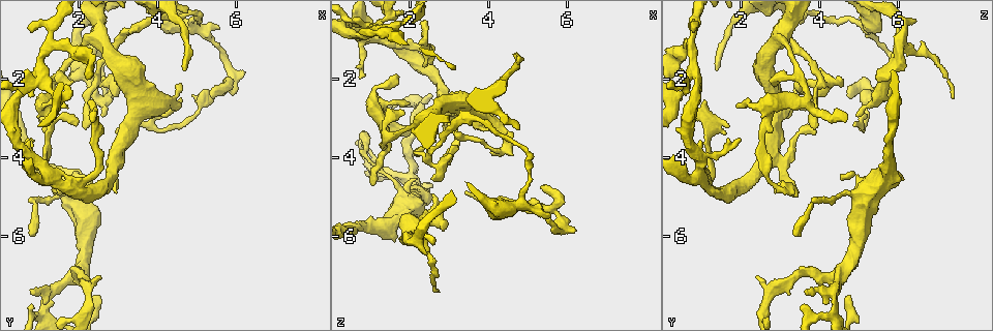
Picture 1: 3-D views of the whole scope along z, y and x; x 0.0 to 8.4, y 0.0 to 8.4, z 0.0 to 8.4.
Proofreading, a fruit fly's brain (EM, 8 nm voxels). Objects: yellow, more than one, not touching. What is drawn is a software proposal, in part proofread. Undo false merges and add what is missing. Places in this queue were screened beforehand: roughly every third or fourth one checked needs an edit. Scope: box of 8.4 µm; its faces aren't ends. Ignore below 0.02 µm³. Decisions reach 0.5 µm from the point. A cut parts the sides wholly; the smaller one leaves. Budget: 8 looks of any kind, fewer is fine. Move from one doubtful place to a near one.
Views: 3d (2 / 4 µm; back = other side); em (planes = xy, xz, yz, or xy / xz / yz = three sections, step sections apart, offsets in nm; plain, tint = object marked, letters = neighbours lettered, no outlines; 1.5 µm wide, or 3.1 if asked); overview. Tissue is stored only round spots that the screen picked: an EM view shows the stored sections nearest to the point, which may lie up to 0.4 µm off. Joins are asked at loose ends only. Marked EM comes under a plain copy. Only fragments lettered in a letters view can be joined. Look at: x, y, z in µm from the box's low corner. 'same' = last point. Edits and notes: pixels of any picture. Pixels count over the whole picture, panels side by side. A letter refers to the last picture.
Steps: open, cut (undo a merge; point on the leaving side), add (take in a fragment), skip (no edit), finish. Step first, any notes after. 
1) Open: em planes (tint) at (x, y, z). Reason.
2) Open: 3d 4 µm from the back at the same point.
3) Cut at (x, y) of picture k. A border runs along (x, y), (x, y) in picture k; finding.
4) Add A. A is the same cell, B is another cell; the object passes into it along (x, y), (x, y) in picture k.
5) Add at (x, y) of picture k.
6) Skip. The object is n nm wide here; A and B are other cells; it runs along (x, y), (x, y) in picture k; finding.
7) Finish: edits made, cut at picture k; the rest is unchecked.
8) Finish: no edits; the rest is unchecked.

Open: em planes (letters) at (2.20, 4.45, 4.50). Tapers out.

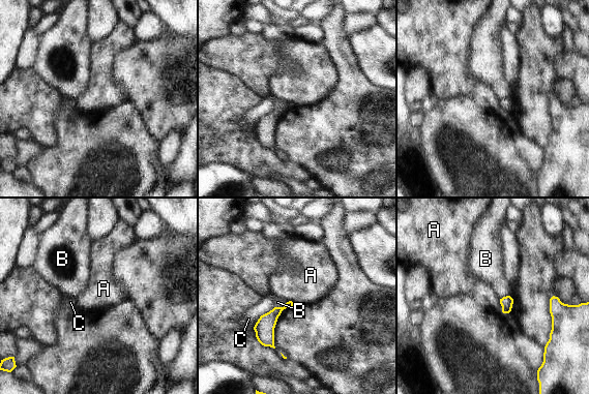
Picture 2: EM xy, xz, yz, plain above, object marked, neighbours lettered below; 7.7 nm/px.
Skip. A, B and C are other cells; a border runs along (499, 299), (502, 311) in picture 2; none of them fits.

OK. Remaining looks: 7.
Open: 3d 2 µm at (1.35, 2.55, 3.60). Arms part here.

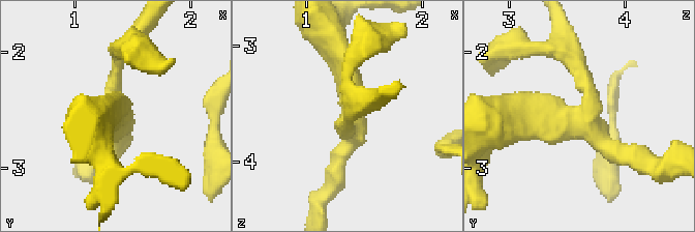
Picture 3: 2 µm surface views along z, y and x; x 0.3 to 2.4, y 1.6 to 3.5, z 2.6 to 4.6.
Open: em xy step 8 (tint) at (1.36, 2.50, 3.62).

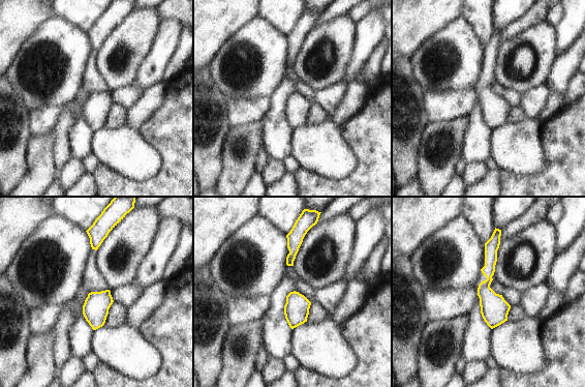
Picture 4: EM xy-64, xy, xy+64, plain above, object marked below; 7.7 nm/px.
Open: em xz step 4 (letters) at the same point.

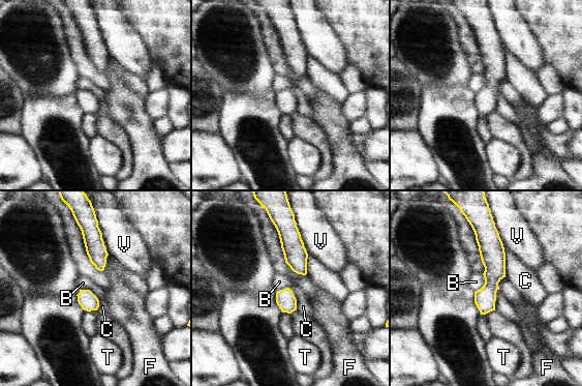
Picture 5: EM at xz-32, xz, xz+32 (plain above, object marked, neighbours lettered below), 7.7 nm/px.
Skip. The object is 140 nm wide here; B, C, F, T and V are other cells; it runs along (484, 228), (491, 286), (483, 312) in picture 5; continuous, no second neuron.

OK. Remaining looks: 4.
Open: 3d 4 µm at (5.65, 2.25, 5.30). Arms part here.

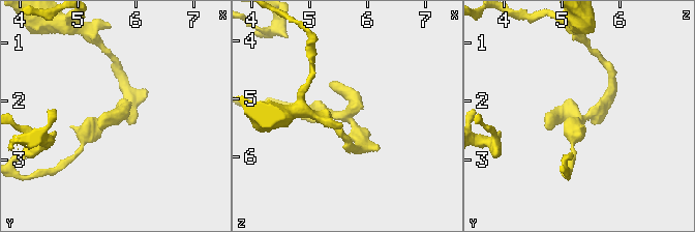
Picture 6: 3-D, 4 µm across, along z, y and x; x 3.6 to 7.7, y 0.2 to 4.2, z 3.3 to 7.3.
Open: em planes (letters) at (5.65, 2.25, 5.25).

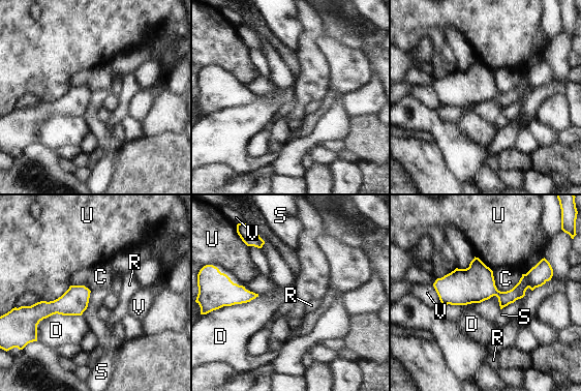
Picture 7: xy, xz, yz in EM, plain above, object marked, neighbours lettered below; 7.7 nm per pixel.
Skip. The object is 220 nm wide here; C, D, R, S, U and V are other cells; a border runs along (214, 265), (234, 282), (244, 287) in picture 7; one neuron here.

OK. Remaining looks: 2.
Finish: no edits; the rest is unchecked.

